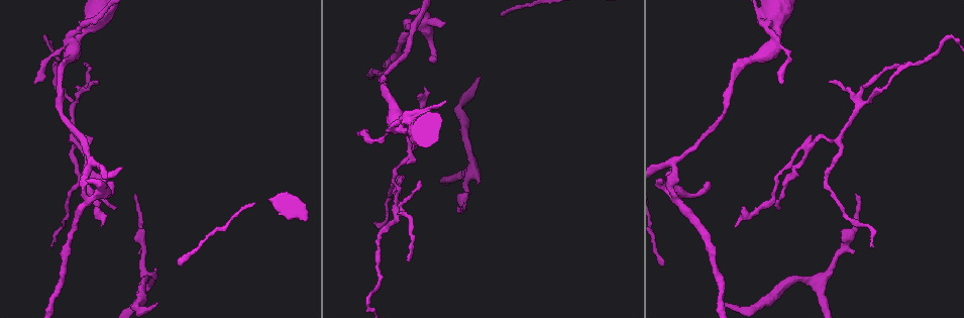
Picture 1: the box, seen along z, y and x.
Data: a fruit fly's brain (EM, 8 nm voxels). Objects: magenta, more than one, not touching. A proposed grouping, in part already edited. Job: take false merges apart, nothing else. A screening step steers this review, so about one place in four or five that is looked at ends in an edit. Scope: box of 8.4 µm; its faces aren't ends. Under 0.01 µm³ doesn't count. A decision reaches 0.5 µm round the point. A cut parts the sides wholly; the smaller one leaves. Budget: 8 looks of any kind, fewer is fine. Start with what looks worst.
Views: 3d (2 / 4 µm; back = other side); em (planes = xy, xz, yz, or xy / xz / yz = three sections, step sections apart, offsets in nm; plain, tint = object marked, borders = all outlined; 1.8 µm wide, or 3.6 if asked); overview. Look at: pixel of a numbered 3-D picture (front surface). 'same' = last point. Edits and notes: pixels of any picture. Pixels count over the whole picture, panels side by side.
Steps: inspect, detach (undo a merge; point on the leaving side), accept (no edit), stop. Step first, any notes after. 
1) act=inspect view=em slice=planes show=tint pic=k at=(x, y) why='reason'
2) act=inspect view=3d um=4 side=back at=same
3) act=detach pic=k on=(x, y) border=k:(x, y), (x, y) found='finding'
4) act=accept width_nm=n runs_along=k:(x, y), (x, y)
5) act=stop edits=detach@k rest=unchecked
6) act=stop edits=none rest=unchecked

act=inspect view=3d um=2 pic=1 at=(863, 104) why='two arms in line, one across'

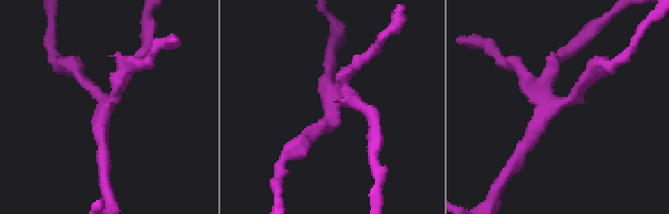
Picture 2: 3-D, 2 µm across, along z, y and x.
act=inspect view=em slice=xy step=4 show=tint pic=2 at=(105, 108) why='need the tissue'

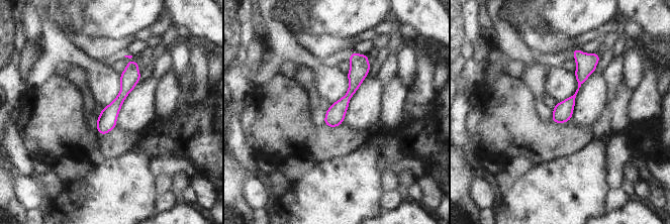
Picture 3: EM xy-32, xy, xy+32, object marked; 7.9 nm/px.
act=inspect view=em slice=planes show=borders at=same

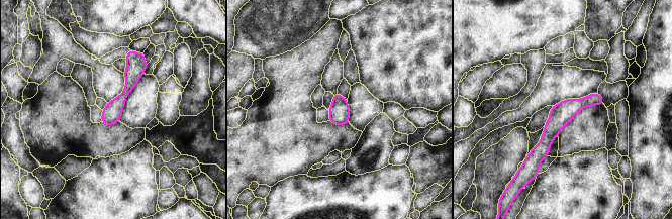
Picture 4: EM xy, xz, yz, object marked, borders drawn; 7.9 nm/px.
act=accept width_nm=160 runs_along=4:(595, 95), (553, 127), (535, 161) found='all the same neuron'

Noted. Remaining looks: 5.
act=inspect view=em slice=planes show=tint pic=1 at=(675, 163) why='two arms in line, one across'

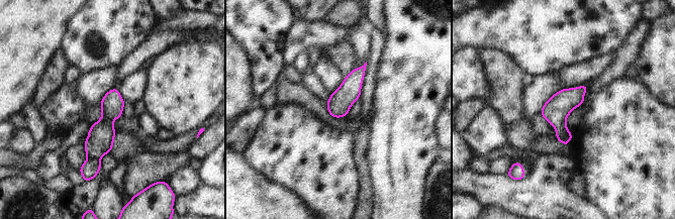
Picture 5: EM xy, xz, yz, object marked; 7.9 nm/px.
act=detach pic=5 on=(89, 170) border=5:(88, 157), (94, 157), (99, 160) found='a second neuron is stuck on'

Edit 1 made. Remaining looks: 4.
act=inspect view=em slice=xz step=16 show=tint pic=1 at=(46, 36) why='abrupt turn'

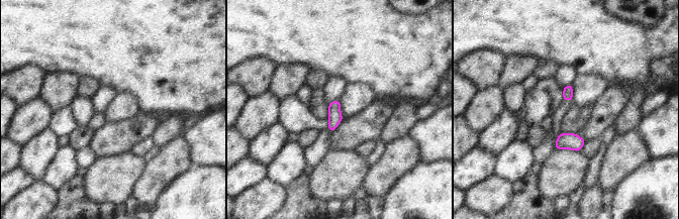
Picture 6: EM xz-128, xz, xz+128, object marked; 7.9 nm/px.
act=accept found='continuous, no second neuron'

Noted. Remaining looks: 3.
act=stop edits=detach@5 rest=unchecked

